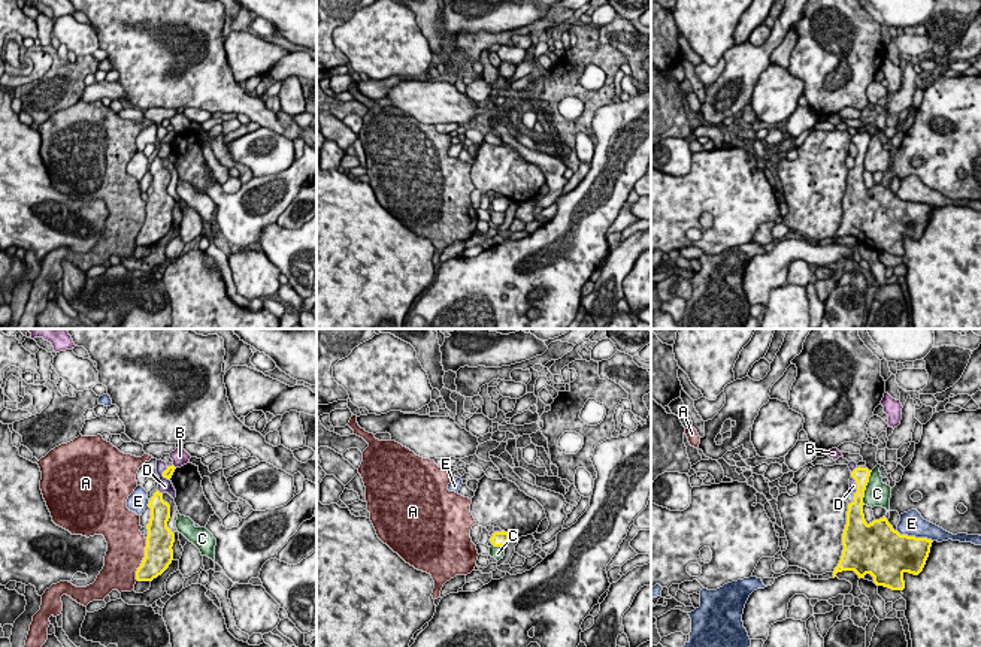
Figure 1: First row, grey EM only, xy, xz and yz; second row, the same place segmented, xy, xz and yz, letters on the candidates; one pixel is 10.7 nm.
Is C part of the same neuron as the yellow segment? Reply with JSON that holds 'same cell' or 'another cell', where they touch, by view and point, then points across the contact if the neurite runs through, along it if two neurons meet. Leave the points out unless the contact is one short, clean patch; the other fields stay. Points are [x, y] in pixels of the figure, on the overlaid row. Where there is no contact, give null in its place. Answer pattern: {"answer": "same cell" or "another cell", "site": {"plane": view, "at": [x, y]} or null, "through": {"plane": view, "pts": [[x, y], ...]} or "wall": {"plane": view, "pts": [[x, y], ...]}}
{"answer": "another cell", "site": {"plane": "yz", "at": [865, 487]}}

